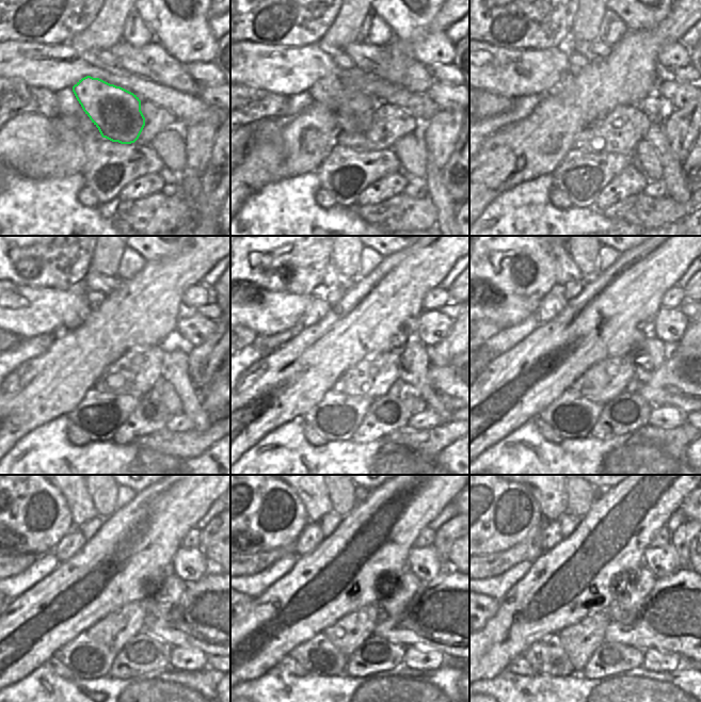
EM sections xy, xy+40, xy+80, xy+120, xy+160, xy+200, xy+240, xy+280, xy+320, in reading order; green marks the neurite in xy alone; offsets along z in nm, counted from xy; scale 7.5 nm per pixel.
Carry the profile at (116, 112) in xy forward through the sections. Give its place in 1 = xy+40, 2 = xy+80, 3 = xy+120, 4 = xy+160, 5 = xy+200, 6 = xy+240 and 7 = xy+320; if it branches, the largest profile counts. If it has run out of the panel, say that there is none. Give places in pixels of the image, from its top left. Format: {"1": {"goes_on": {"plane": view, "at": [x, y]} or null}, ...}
{"1": {"goes_on": {"plane": "xy+40", "at": [353, 110]}}, "2": {"goes_on": {"plane": "xy+80", "at": [556, 88]}}, "3": {"goes_on": {"plane": "xy+120", "at": [82, 315]}}, "4": {"goes_on": {"plane": "xy+160", "at": [317, 307]}}, "5": {"goes_on": {"plane": "xy+200", "at": [553, 303]}}, "6": {"goes_on": {"plane": "xy+240", "at": [72, 542]}}, "7": {"goes_on": {"plane": "xy+320", "at": [551, 535]}}}

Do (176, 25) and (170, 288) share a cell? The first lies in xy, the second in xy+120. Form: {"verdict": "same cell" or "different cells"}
{"verdict": "different cells"}

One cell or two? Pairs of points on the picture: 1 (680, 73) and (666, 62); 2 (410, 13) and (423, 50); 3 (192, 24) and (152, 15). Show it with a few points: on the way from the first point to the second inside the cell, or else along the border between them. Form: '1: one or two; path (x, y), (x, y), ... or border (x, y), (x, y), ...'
1: two; border (689, 63), (667, 70)
2: one; path (411, 22), (423, 41)
3: one; path (182, 24), (171, 15), (161, 15)

